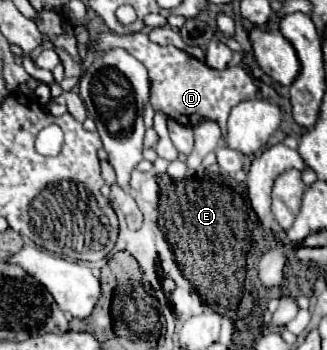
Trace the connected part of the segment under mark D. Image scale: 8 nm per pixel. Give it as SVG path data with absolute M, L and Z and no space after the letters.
M144 31L130 33L130 35L102 33L96 41L96 47L98 51L106 51L112 47L126 49L130 55L142 61L148 71L148 77L152 81L150 101L154 109L162 109L168 117L190 127L194 127L202 119L214 119L220 125L222 139L225 138L227 132L226 122L232 107L256 97L256 85L246 67L238 65L238 67L218 71L173 45L154 45Z

